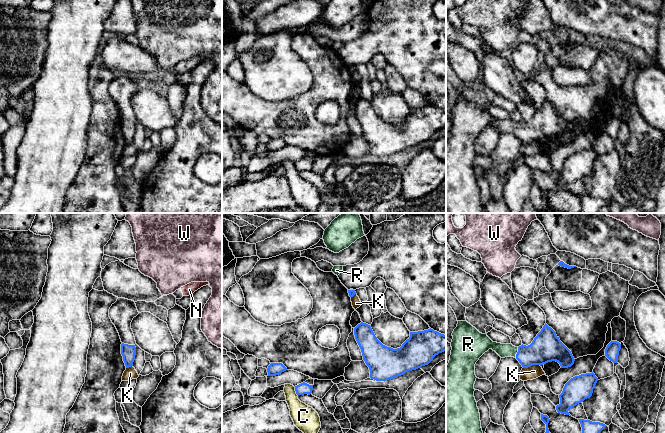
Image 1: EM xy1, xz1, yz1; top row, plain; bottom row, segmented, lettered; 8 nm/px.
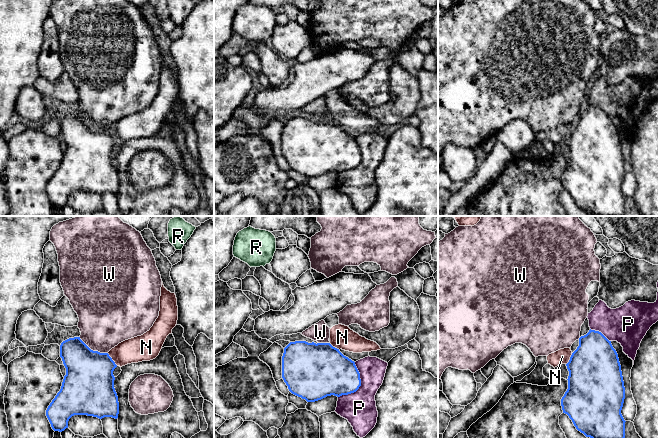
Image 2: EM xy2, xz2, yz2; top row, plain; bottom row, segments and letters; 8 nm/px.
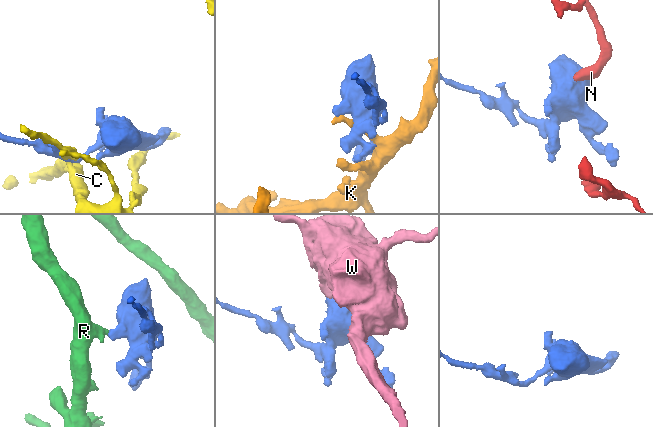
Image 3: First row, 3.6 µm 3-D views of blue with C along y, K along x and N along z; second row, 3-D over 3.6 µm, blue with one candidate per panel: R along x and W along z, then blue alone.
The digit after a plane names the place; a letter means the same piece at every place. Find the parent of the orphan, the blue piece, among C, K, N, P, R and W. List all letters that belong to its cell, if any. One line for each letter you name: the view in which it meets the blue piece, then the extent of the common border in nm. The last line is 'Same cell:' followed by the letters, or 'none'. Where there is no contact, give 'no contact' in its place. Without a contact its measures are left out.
R: contact in yz1; length 90 nm
Same cell: R

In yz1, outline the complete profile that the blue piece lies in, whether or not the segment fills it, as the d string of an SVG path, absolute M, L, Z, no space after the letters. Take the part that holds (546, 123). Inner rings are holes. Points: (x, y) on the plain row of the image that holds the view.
M458 97L452 109L451 131L446 142L446 213L483 213L480 189L474 173L476 157L475 140L489 125L495 127L501 134L514 133L523 144L532 141L543 141L556 137L561 144L568 144L574 140L571 127L560 117L556 108L546 99L541 107L528 122L515 123L512 120L493 118L487 110L480 109L467 97Z

